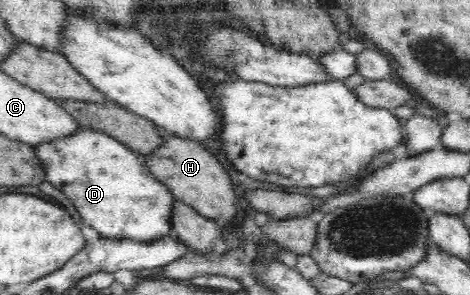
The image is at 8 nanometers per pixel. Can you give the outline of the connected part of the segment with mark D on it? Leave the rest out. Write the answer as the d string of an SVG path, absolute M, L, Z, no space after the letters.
M79 128L69 137L43 143L35 148L37 158L45 170L46 181L71 199L81 218L102 236L111 239L146 242L169 235L175 198L169 188L157 180L146 167L141 154L133 152L109 134L89 128Z

